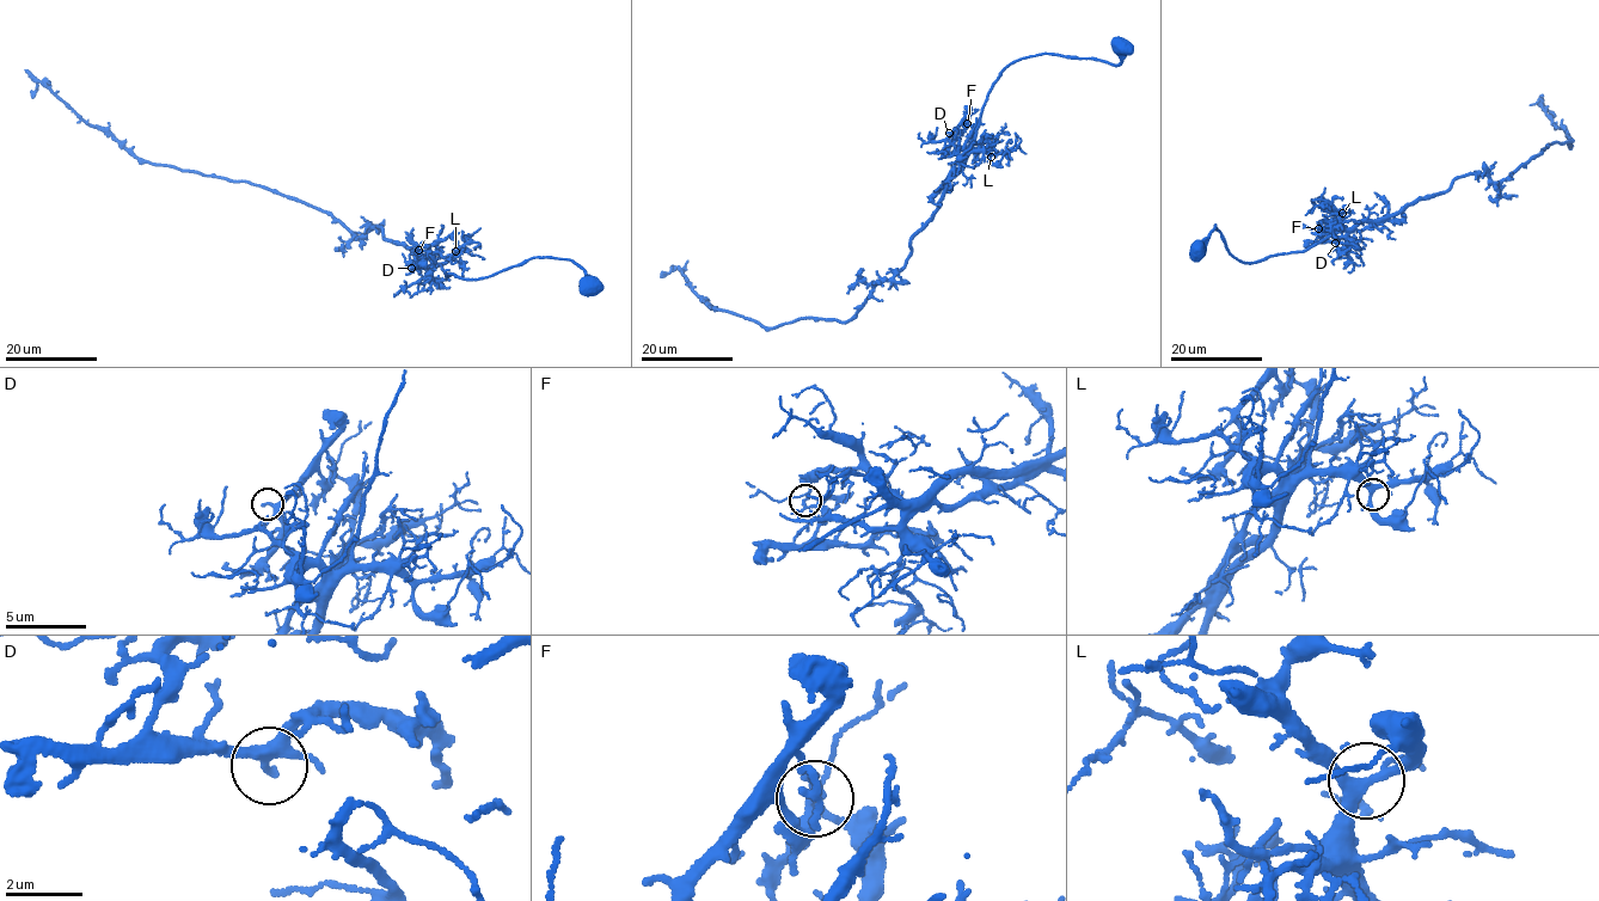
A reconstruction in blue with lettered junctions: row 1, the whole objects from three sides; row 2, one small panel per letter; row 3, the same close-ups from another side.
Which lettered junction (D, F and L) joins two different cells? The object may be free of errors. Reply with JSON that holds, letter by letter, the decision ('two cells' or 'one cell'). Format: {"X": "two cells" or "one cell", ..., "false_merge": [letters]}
{"D": "one cell", "F": "two cells", "L": "one cell", "false_merge": ["F"]}

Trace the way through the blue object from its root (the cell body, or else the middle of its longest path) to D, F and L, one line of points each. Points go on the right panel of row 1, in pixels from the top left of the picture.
D: (1198, 251), (1215, 225), (1230, 253), (1244, 263), (1300, 252), (1346, 230), (1323, 220), (1322, 238), (1335, 243)
F: (1198, 251), (1215, 225), (1230, 253), (1248, 263), (1300, 252), (1346, 230), (1333, 219), (1323, 220), (1318, 228)
L: (1198, 251), (1215, 225), (1230, 253), (1244, 263), (1300, 252), (1340, 232), (1342, 213)

